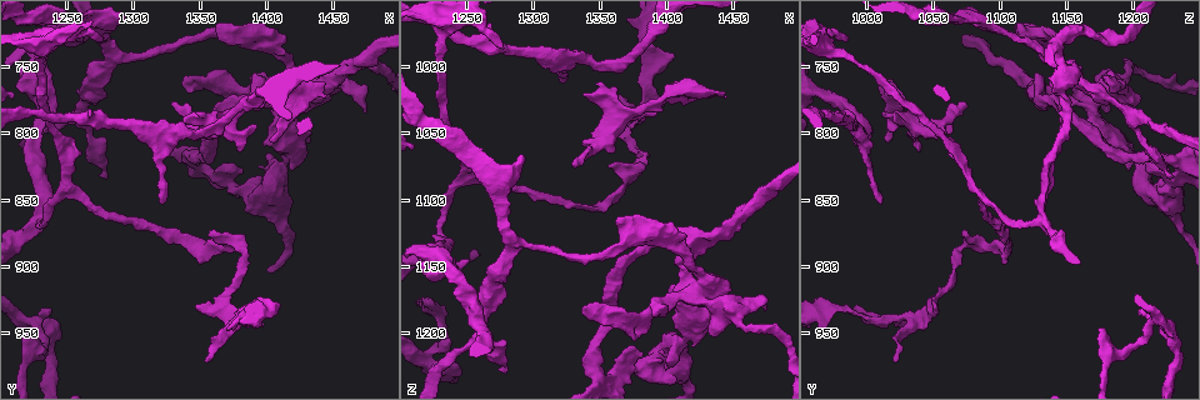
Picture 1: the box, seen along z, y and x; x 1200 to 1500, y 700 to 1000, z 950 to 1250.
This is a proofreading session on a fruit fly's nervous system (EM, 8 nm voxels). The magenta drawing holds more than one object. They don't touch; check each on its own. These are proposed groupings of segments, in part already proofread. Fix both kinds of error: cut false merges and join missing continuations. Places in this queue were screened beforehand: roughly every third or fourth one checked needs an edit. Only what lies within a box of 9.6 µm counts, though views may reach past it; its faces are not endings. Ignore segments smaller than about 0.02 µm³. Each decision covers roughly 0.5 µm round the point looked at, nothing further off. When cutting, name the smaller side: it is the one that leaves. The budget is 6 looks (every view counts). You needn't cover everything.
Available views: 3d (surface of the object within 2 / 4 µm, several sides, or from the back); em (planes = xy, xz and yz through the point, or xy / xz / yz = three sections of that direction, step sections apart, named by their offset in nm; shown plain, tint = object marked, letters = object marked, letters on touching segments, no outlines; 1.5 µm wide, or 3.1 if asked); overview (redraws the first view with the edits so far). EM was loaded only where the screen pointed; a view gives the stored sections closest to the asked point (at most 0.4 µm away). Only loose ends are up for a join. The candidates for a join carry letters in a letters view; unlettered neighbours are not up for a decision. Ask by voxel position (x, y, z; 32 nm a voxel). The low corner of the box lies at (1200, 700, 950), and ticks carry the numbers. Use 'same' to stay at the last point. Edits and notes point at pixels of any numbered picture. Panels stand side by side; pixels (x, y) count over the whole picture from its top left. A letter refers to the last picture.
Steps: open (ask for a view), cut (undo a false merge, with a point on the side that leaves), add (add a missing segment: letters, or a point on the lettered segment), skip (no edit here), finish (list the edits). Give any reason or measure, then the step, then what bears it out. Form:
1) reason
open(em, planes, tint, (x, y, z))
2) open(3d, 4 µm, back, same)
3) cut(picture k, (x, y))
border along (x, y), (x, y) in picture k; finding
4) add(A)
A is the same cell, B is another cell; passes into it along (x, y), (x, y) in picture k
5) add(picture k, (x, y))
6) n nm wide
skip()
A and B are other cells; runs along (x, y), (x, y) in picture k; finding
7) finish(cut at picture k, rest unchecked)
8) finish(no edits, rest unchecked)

free end
open(3d, 2 µm, (1396, 944, 1024))

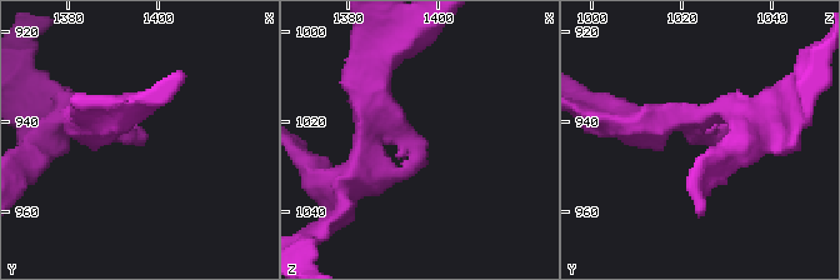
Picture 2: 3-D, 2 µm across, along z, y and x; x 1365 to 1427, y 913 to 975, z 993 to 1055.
need the tissue
open(em, planes, tint, (1397, 943, 1024))

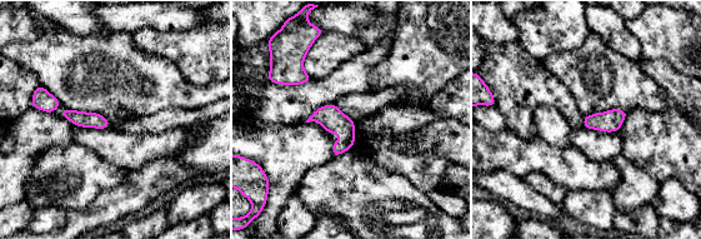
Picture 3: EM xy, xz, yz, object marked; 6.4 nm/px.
what lies round it
open(em, planes, letters, same)

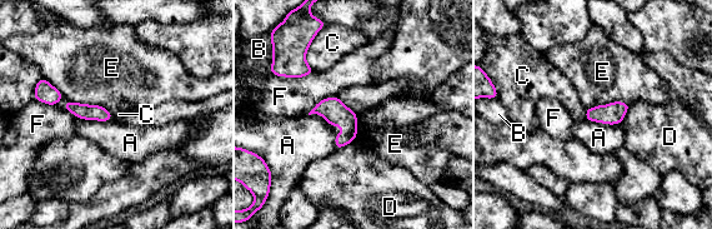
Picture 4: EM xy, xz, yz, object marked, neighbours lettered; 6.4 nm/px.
100 nm wide
skip()
A, B, C, D, E and F are other cells; runs along (68, 104), (79, 110), (108, 117) in picture 4; no lettered segment goes on from it

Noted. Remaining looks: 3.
an open end
open(em, planes, plain, (1338, 788, 1022))

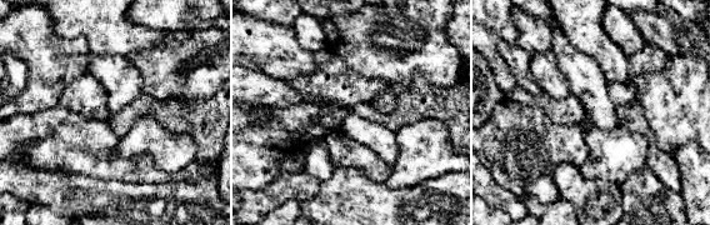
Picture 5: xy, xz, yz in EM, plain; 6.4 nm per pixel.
open(em, planes, letters, same)

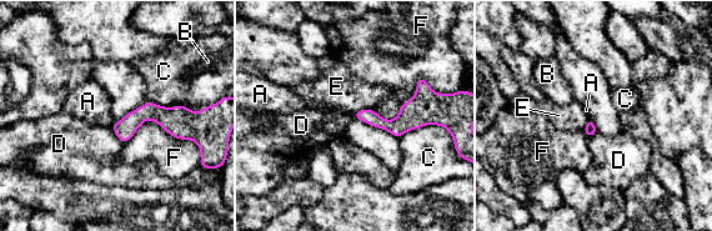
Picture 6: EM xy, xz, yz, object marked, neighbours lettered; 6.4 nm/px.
skip()
A, B, C, D, E and F are other cells; border along (352, 114), (355, 117) in picture 6; none of them fits

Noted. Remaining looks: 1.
finish(no edits, rest unchecked)

